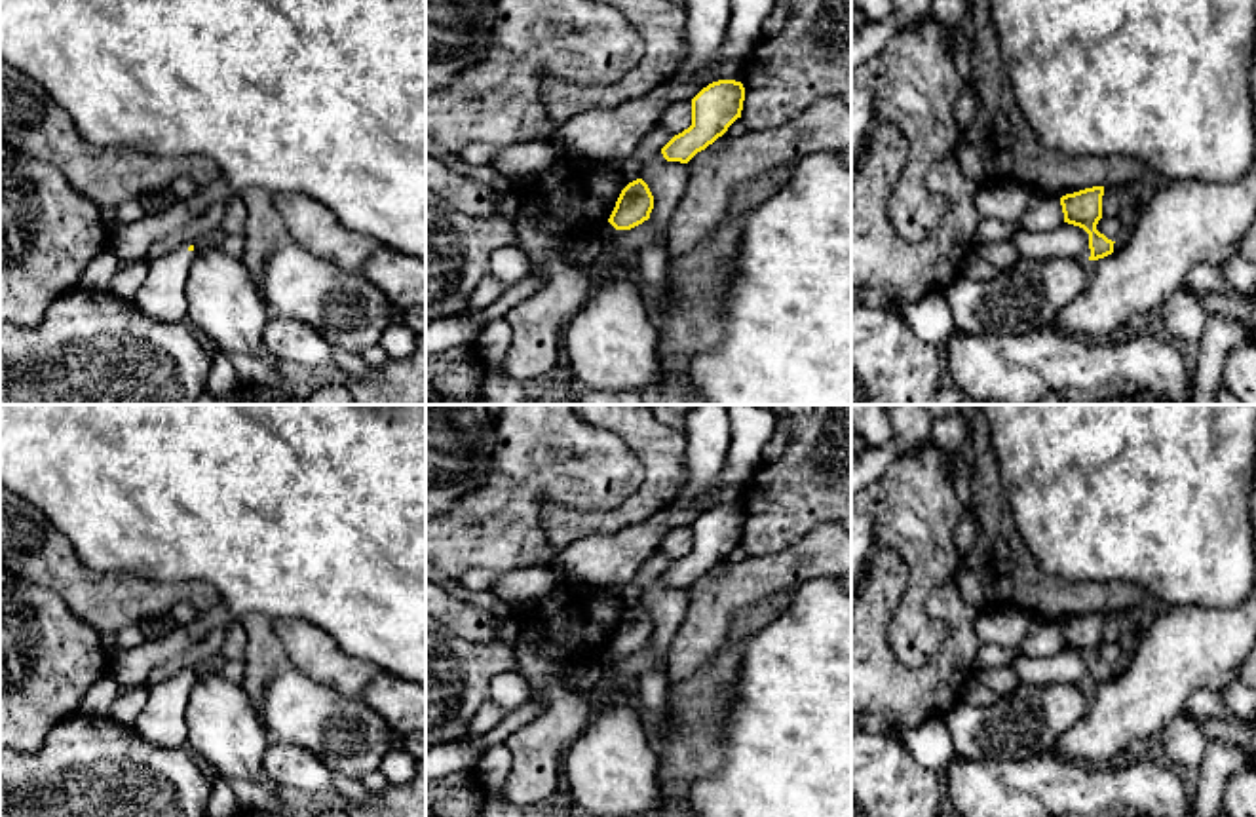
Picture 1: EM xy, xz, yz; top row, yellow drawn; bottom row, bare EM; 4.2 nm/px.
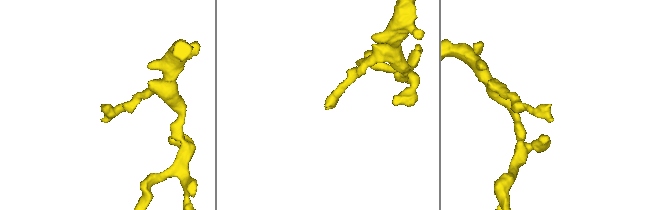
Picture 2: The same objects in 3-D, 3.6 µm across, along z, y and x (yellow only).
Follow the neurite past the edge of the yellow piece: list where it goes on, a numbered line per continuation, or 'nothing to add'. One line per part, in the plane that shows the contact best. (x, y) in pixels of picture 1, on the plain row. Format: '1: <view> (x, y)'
nothing to add

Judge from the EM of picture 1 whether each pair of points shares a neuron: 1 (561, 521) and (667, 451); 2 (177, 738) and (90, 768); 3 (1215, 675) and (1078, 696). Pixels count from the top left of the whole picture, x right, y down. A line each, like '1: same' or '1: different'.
1: same
2: different
3: different

